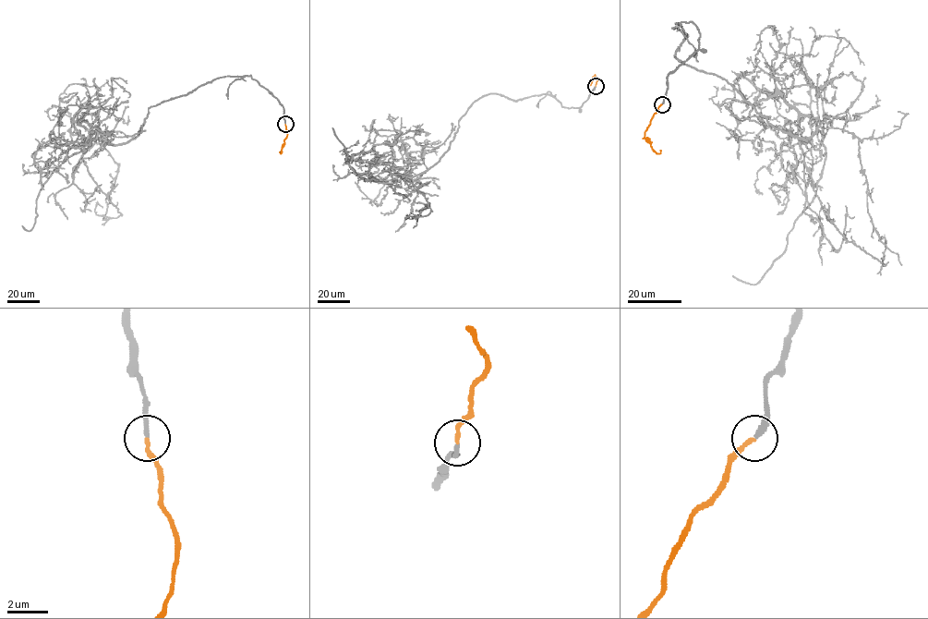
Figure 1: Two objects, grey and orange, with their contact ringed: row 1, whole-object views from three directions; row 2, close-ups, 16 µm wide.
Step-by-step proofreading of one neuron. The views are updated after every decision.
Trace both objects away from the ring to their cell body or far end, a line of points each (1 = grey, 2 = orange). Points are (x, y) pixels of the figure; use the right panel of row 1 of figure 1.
1: (662, 104), (691, 21), (675, 55), (798, 139), (811, 117), (825, 216), (885, 245)
2: (662, 104), (644, 132), (644, 139), (651, 147), (657, 153), (660, 150)

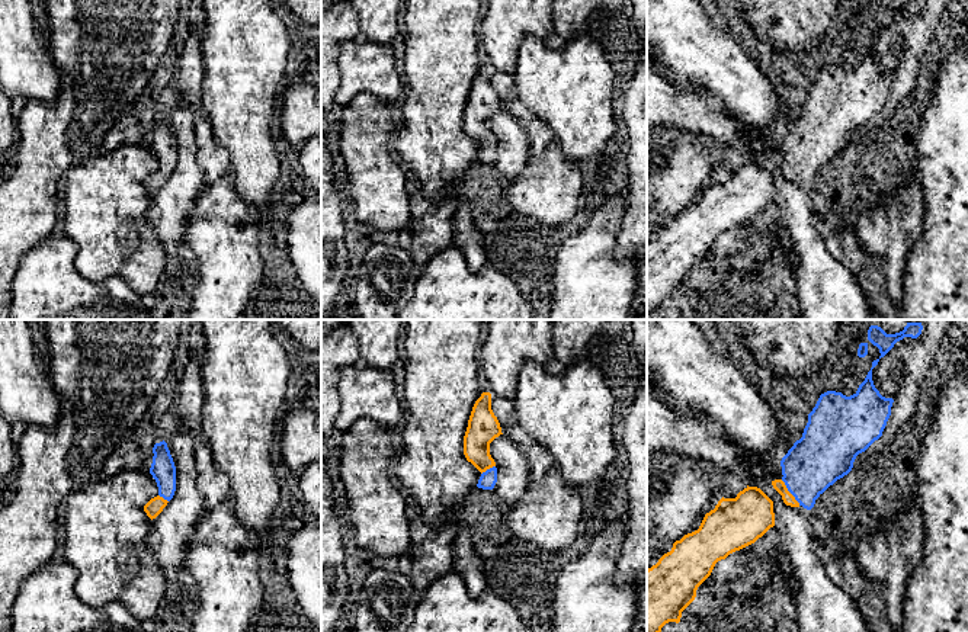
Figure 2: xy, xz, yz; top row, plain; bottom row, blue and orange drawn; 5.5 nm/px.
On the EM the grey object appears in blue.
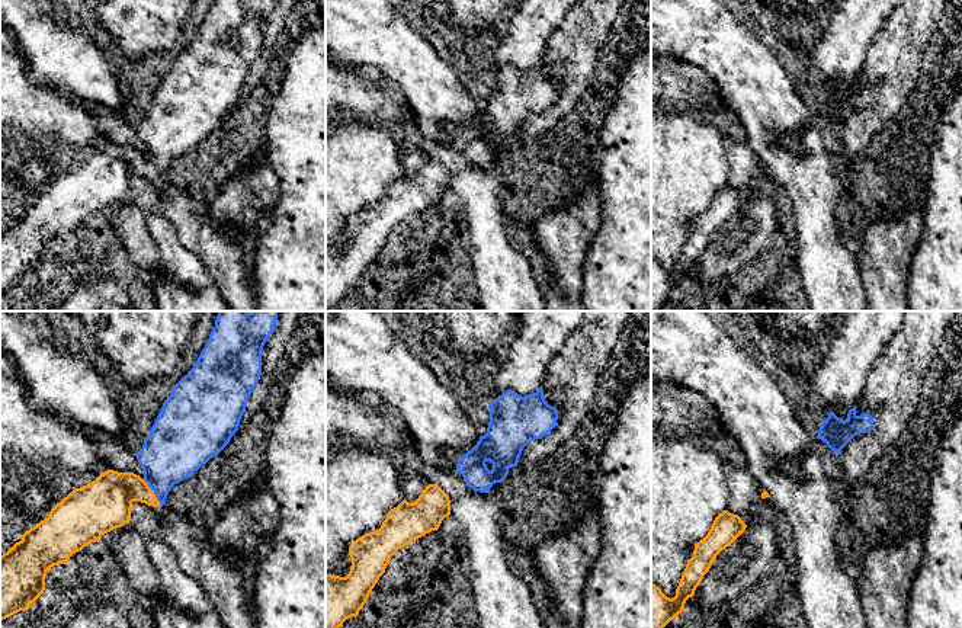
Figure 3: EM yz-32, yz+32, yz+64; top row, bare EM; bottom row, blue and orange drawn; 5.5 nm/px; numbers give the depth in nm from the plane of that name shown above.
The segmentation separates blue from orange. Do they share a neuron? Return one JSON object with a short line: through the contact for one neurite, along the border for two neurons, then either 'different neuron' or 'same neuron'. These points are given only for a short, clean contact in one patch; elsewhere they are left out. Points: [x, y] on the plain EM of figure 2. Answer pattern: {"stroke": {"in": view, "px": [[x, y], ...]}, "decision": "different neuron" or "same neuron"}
{"stroke": {"in": "yz", "px": [[820, 132], [789, 166], [779, 160]]}, "decision": "same neuron"}

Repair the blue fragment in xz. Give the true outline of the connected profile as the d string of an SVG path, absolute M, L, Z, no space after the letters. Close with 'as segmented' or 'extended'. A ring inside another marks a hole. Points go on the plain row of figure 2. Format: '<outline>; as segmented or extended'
M483 67L472 81L464 110L464 129L481 147L478 163L493 164L497 157L490 118L500 109L503 109L500 97L491 84L491 68Z; extended

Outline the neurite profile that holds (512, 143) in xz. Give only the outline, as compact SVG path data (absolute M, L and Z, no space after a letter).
M500 109L490 118L490 129L496 137L497 157L494 167L507 179L519 176L531 155L529 139L519 121Z

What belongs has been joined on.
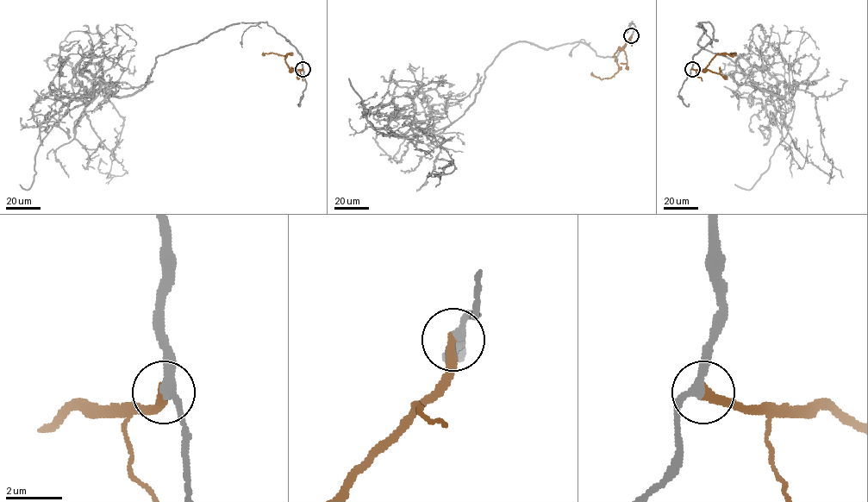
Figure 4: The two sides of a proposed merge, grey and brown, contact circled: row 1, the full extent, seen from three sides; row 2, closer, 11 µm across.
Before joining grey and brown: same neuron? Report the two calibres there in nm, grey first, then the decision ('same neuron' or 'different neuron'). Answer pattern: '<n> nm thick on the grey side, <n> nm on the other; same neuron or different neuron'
320 nm thick on the grey side, 320 nm on the other; same neuron

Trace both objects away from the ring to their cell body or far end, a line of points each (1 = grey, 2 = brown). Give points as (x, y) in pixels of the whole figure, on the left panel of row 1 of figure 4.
1: (302, 69), (266, 21), (243, 22), (159, 54), (133, 94), (99, 82), (84, 112), (126, 171), (107, 165)
2: (302, 69), (293, 71), (290, 68), (285, 58), (290, 53), (263, 54)

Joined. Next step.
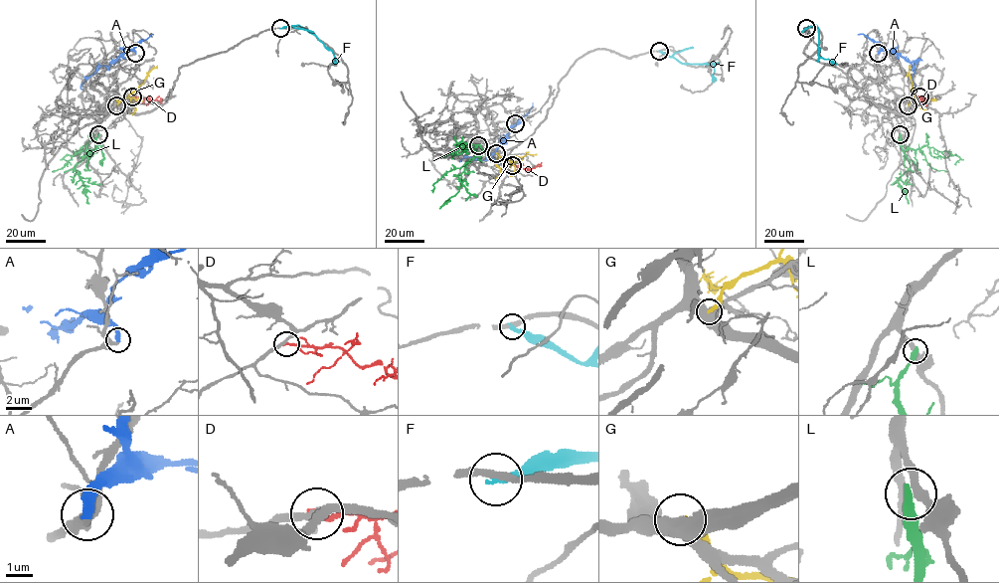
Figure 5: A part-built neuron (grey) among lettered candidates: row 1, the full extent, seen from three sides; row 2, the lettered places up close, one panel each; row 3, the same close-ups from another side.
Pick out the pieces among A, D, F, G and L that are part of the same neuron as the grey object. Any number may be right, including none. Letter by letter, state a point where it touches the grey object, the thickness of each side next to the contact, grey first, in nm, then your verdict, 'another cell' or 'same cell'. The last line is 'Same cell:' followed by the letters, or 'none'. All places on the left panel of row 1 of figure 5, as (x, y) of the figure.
A: meets grey at (135, 53); 280 nm thick on the grey side, 380 nm on the other; another cell
D: meets grey at (132, 97); 240 nm thick on the grey side, 200 nm on the other; another cell
F: meets grey at (280, 28); 320 nm thick on the grey side, 300 nm on the other; another cell
G: meets grey at (116, 105); 550 nm thick on the grey side, 260 nm on the other; another cell
L: meets grey at (98, 134); 340 nm thick on the grey side, 360 nm on the other; another cell
Same cell: none

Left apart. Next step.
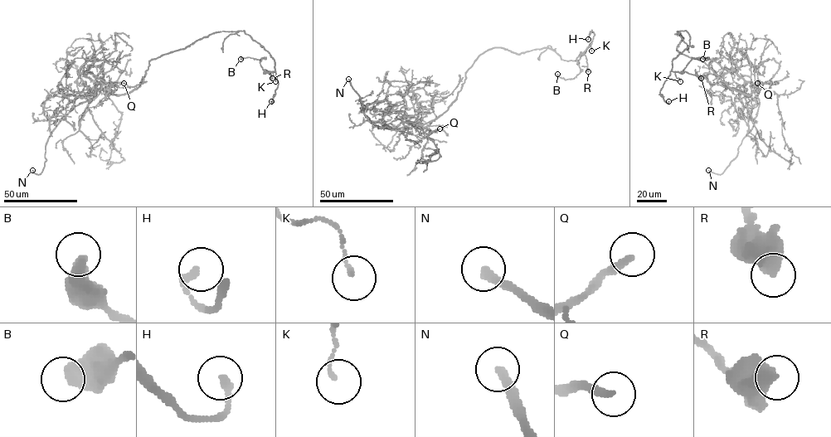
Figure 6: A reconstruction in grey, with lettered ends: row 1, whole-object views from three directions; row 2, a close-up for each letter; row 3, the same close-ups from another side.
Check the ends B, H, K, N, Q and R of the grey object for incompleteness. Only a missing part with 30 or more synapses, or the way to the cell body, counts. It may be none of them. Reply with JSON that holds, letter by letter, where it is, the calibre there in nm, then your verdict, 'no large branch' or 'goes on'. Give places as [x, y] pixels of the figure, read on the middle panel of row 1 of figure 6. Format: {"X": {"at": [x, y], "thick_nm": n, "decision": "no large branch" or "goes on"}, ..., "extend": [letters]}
{"B": {"at": [557, 74], "thick_nm": 550, "decision": "no large branch"}, "H": {"at": [588, 39], "thick_nm": 280, "decision": "no large branch"}, "K": {"at": [591, 50], "thick_nm": 130, "decision": "no large branch"}, "N": {"at": [348, 79], "thick_nm": 320, "decision": "goes on"}, "Q": {"at": [439, 128], "thick_nm": 240, "decision": "goes on"}, "R": {"at": [588, 71], "thick_nm": 650, "decision": "no large branch"}, "extend": ["N", "Q"]}

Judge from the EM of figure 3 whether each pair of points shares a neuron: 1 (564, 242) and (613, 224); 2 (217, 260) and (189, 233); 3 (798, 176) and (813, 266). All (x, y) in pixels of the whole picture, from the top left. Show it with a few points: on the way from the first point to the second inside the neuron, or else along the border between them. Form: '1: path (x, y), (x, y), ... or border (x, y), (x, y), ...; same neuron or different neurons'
1: border (600, 196), (600, 226), (583, 262); different neurons
2: path (209, 253), (196, 240); same neuron
3: path (813, 198), (813, 244); same neuron

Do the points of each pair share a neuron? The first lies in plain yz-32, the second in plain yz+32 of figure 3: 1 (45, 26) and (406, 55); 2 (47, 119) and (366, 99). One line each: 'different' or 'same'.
1: same
2: same

